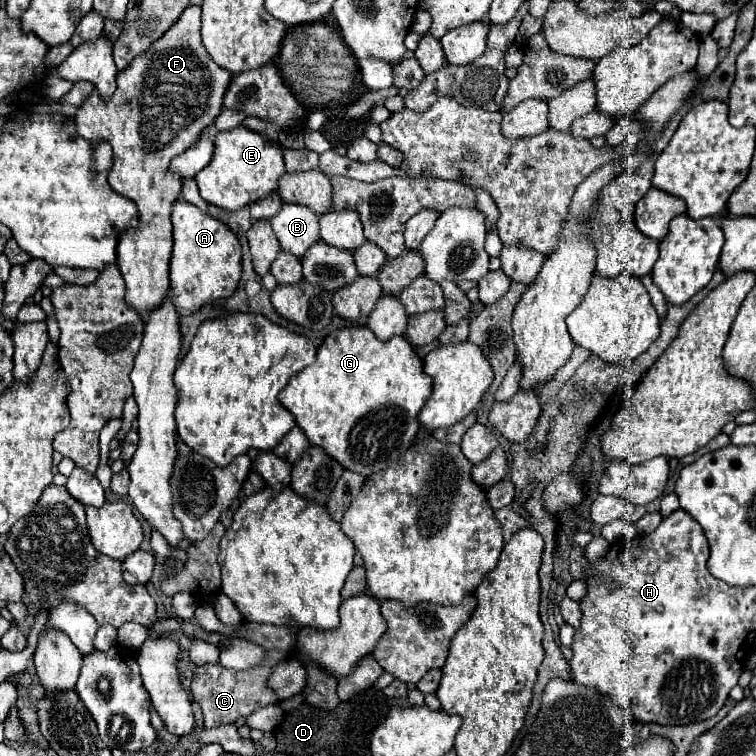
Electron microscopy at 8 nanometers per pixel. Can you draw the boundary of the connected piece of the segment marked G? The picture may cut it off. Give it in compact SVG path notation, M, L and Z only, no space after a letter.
M351 325L351 327L343 327L343 329L333 331L333 333L323 341L323 345L321 345L319 351L317 351L315 363L313 363L311 367L303 369L301 373L297 373L297 375L287 383L287 387L279 393L279 401L295 415L297 425L303 429L303 433L307 435L307 439L309 439L311 443L317 443L319 447L325 447L325 451L329 451L329 455L333 455L333 459L337 459L345 469L357 471L357 473L361 473L363 477L369 477L369 475L373 475L373 473L383 471L389 463L395 463L395 459L399 459L399 457L403 455L403 451L407 451L409 445L415 441L417 431L421 429L421 423L417 421L417 415L419 415L421 407L425 405L425 401L429 399L431 387L433 387L433 379L423 371L423 361L421 361L421 357L415 353L413 345L411 345L405 337L391 337L391 339L387 339L387 341L381 341L381 339L375 337L375 333L373 333L369 327Z

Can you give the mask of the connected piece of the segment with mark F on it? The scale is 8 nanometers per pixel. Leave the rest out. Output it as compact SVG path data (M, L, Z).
M189 5L175 25L165 31L161 39L137 55L129 67L117 73L117 89L111 99L103 99L97 89L77 107L75 125L77 133L92 144L109 141L113 147L113 167L109 171L109 185L115 193L129 197L139 207L139 229L121 233L117 249L117 265L127 285L127 303L139 315L145 317L155 311L169 291L169 261L173 249L173 227L171 227L171 203L181 193L181 175L169 171L169 163L175 155L185 153L197 139L209 129L223 109L223 95L231 83L231 73L213 63L201 41L201 7Z

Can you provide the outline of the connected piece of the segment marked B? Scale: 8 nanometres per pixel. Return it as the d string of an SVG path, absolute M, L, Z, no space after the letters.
M283 203L281 211L271 219L281 249L303 257L305 251L319 241L319 215L305 205Z

